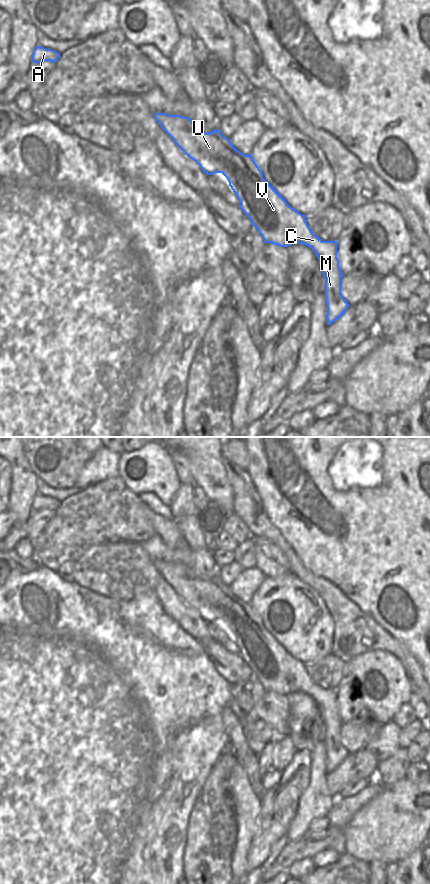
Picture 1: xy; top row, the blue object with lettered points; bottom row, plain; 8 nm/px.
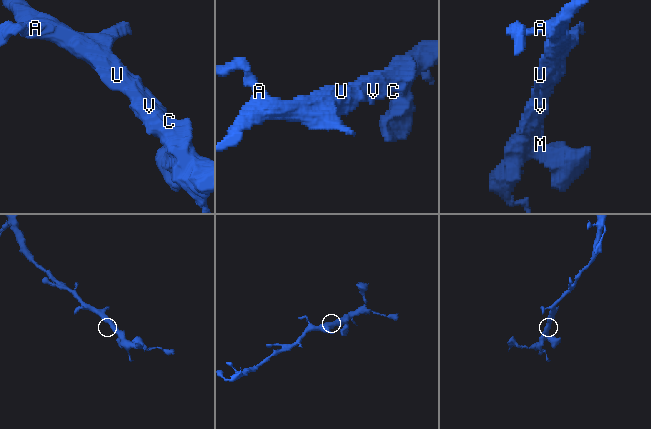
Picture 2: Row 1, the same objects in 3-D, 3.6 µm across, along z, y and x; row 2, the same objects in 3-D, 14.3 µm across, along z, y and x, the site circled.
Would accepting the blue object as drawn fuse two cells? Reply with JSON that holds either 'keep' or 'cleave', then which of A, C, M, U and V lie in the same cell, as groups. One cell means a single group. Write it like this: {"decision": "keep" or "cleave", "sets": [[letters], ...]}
{"decision": "keep", "sets": [["A", "C", "M", "U", "V"]]}

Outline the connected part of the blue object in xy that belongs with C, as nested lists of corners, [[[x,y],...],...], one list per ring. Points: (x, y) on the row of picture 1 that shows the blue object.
[[[155,113],[154,118],[175,145],[192,159],[204,173],[207,175],[222,173],[227,178],[229,186],[239,200],[239,208],[249,218],[265,243],[272,243],[280,247],[300,243],[315,252],[325,279],[327,325],[339,319],[349,304],[341,294],[343,274],[337,258],[337,241],[322,241],[314,235],[305,220],[305,215],[290,207],[285,199],[263,178],[263,174],[251,154],[244,155],[238,151],[218,129],[210,133],[200,131],[195,128],[190,118],[180,115]]]

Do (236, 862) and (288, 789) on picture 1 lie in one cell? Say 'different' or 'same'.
different

